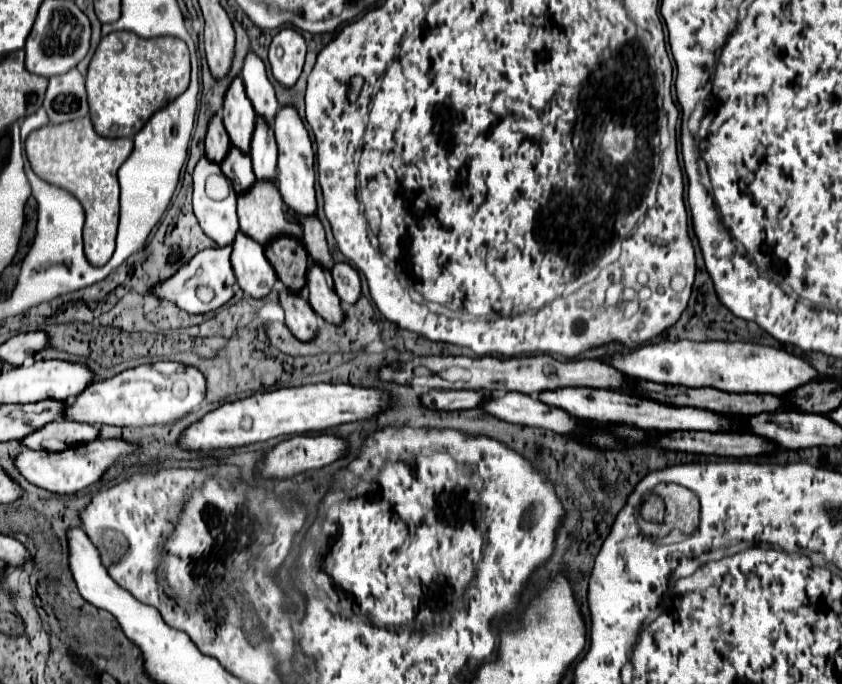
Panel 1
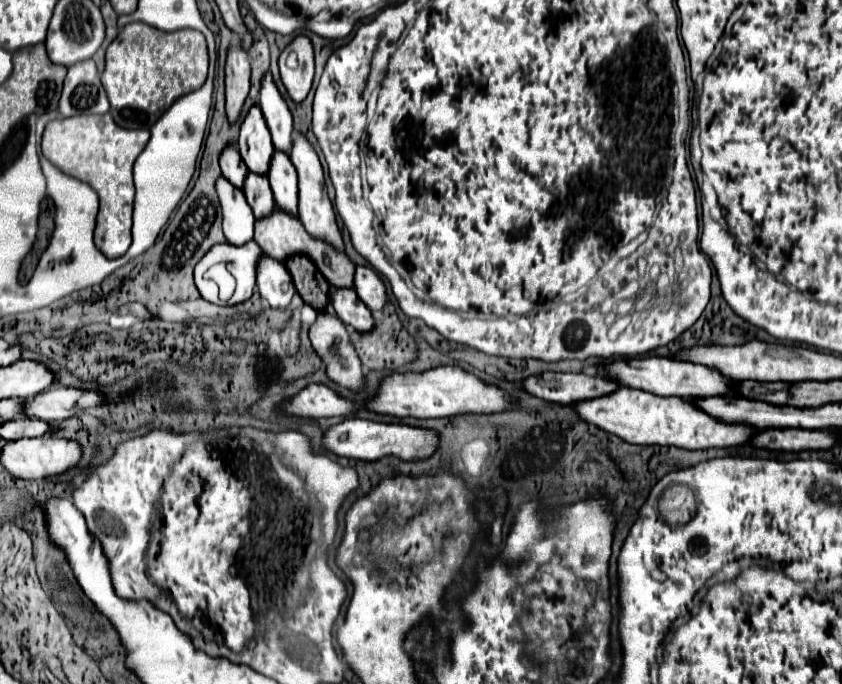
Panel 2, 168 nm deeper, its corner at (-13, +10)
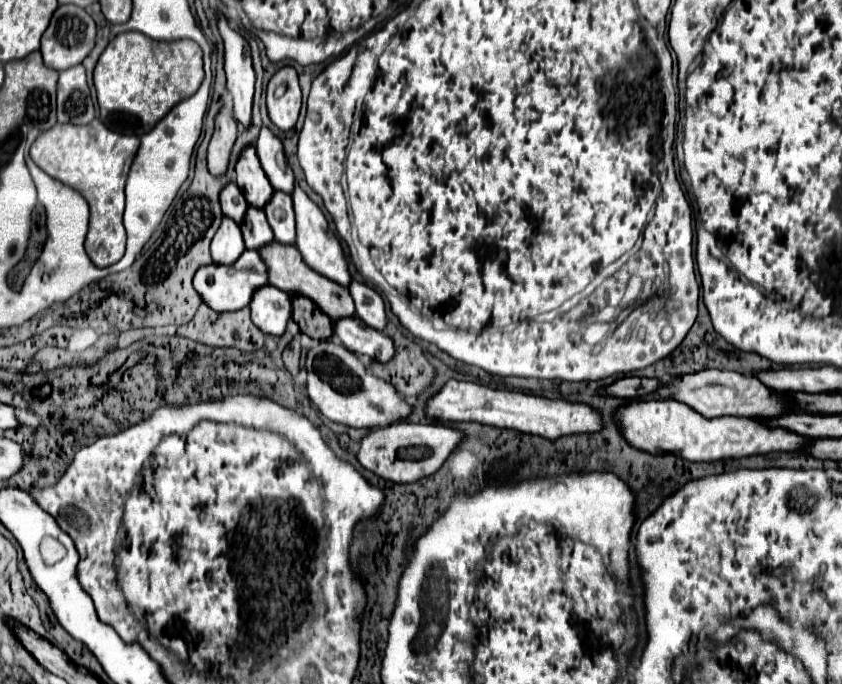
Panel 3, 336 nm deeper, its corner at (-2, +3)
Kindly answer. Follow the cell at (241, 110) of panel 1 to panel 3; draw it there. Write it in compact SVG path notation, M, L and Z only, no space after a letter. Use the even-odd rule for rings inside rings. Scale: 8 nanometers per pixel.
M247 147L243 151L243 155L237 161L235 171L237 171L235 181L241 189L241 193L245 195L245 201L251 207L263 209L273 195L273 187L271 187L269 179L265 177L265 173L259 165L259 159L255 155L255 147Z

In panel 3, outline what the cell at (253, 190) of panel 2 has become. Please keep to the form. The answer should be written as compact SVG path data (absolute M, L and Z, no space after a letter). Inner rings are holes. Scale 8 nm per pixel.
M249 207L245 221L241 223L241 233L247 249L261 249L273 241L273 231L267 223L265 213L253 207Z

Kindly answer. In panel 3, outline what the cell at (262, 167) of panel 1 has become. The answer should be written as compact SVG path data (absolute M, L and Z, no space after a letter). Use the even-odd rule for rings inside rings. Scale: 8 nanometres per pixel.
M277 191L265 207L265 215L275 233L275 241L283 245L295 245L295 213L291 197Z

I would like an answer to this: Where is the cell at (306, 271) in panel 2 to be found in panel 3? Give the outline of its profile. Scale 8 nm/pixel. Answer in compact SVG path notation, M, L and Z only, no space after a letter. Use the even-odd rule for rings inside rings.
M293 297L293 321L311 339L323 341L333 335L333 321L305 297Z

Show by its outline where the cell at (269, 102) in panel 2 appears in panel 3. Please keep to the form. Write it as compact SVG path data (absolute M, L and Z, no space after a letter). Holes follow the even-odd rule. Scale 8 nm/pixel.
M267 127L261 129L259 141L257 141L257 157L261 161L265 175L269 177L271 187L275 191L291 195L295 187L295 175L287 165L287 157L283 153L281 141Z

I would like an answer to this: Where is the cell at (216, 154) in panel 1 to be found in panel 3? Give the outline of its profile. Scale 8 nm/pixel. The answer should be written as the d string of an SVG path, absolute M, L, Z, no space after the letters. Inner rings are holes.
M229 183L223 191L221 191L221 207L223 207L223 215L233 219L237 225L241 225L241 219L245 217L247 211L247 203L245 197L241 195L239 187L235 183Z

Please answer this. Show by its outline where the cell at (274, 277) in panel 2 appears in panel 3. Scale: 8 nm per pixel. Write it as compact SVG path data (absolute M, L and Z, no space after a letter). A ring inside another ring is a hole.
M265 285L259 291L255 291L249 307L251 307L253 323L265 335L281 337L285 333L287 323L293 313L291 297L285 295L285 291L279 291L273 285Z

